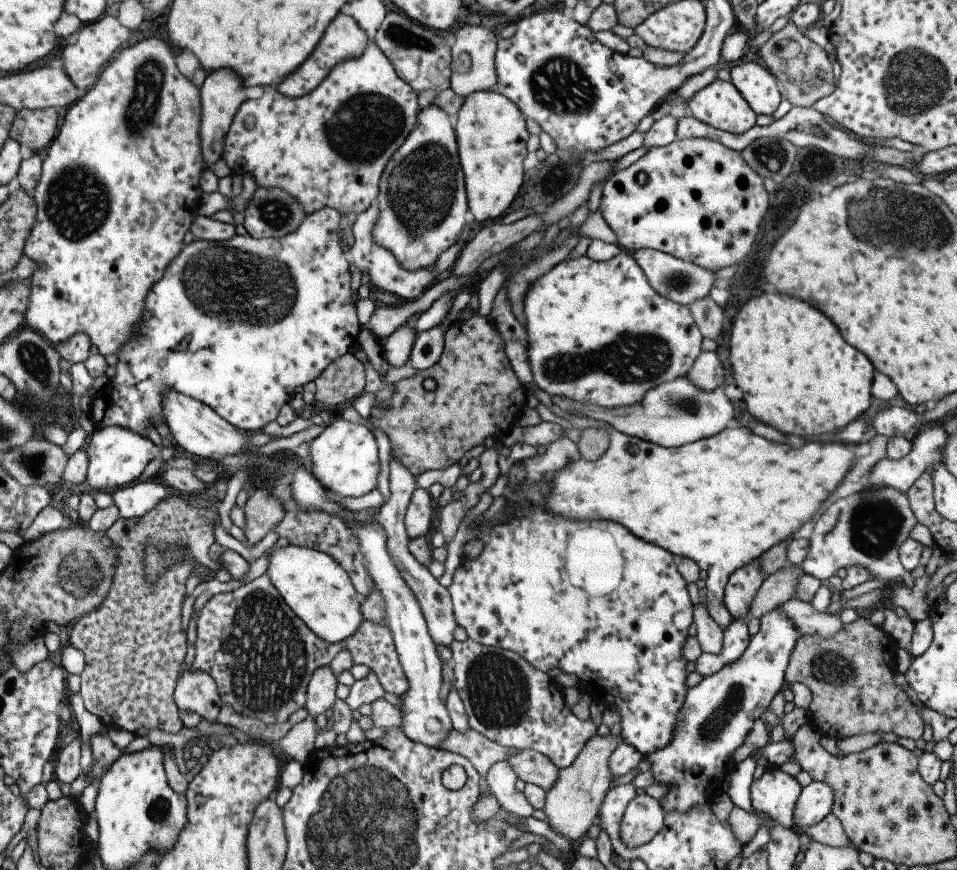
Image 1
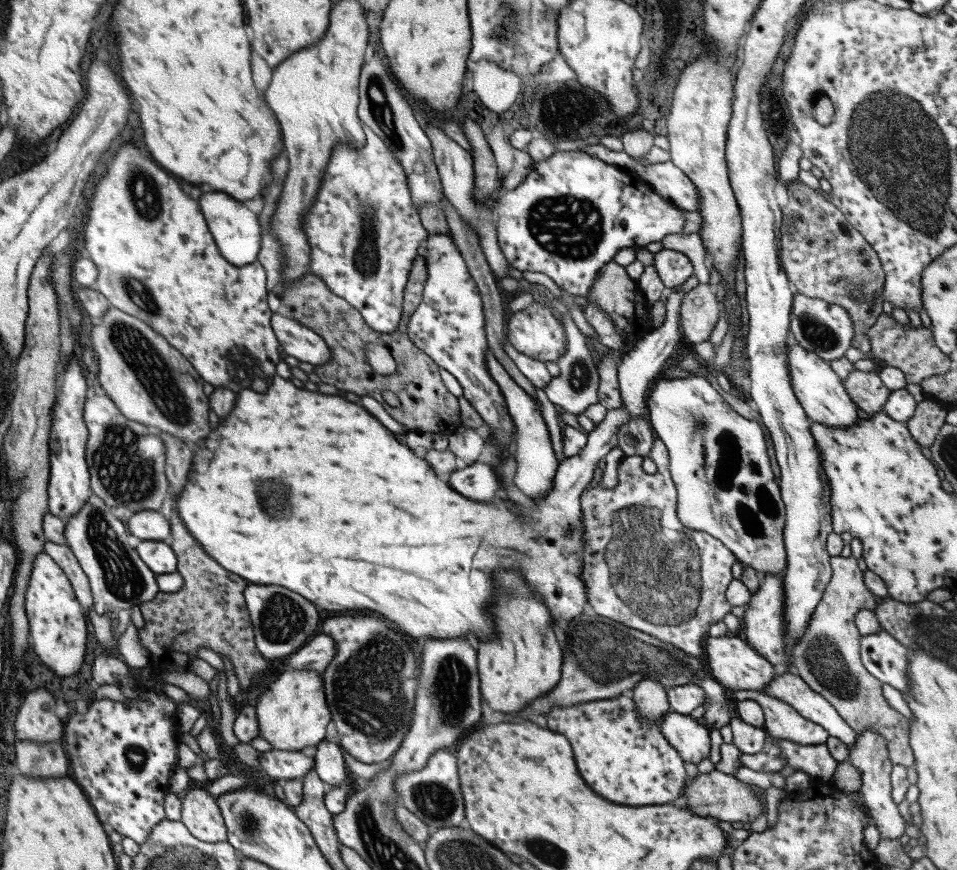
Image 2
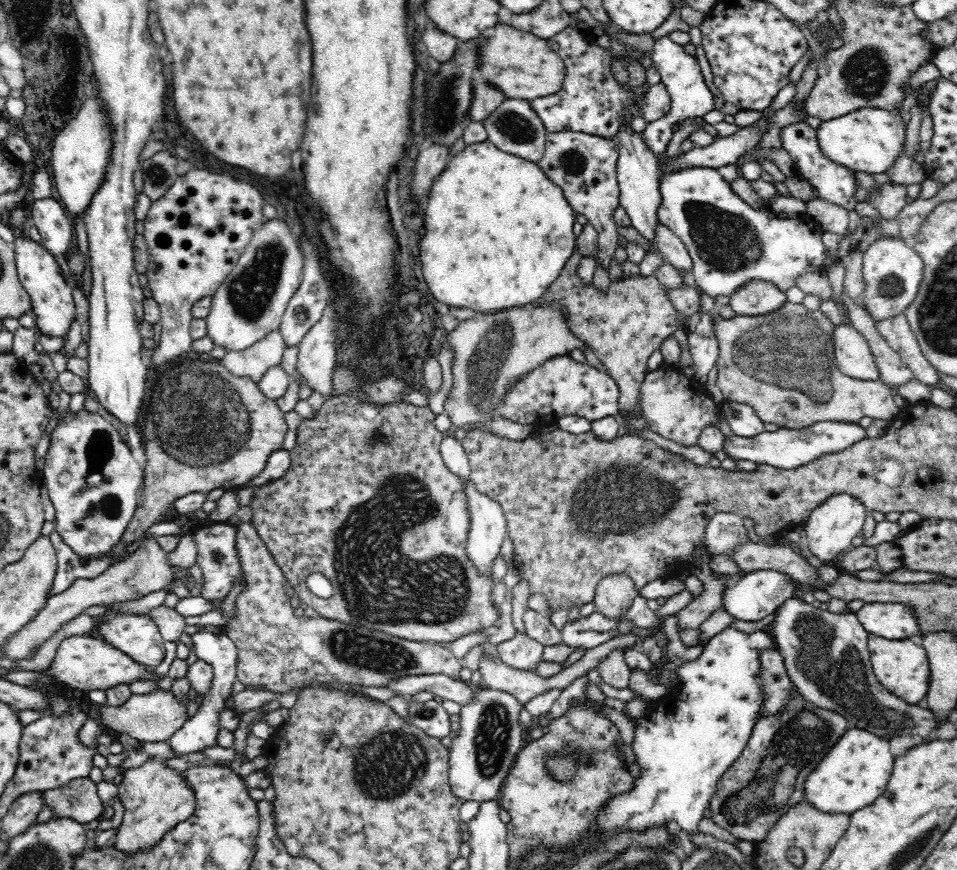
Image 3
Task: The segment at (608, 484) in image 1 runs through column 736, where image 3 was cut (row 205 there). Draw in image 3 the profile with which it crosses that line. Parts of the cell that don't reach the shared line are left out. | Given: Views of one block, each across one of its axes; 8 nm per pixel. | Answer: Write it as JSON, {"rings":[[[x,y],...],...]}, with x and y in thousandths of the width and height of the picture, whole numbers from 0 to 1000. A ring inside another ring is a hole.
{"rings":[[[514,163],[487,168],[468,186],[447,225],[439,303],[454,345],[474,356],[489,354],[497,361],[518,361],[562,347],[600,294],[604,274],[598,260],[602,248],[604,244],[596,237],[589,218],[560,186],[531,177]]]}

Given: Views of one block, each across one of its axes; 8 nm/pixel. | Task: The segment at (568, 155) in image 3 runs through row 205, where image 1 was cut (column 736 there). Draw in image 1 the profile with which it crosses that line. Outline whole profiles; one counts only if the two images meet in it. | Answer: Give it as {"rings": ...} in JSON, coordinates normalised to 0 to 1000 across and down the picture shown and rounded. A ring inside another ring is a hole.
{"rings":[[[793,641],[783,646],[778,653],[768,655],[758,674],[755,694],[760,703],[766,708],[766,713],[781,715],[783,699],[787,694],[787,687],[791,687],[791,678],[799,669],[797,655],[793,651]]]}

